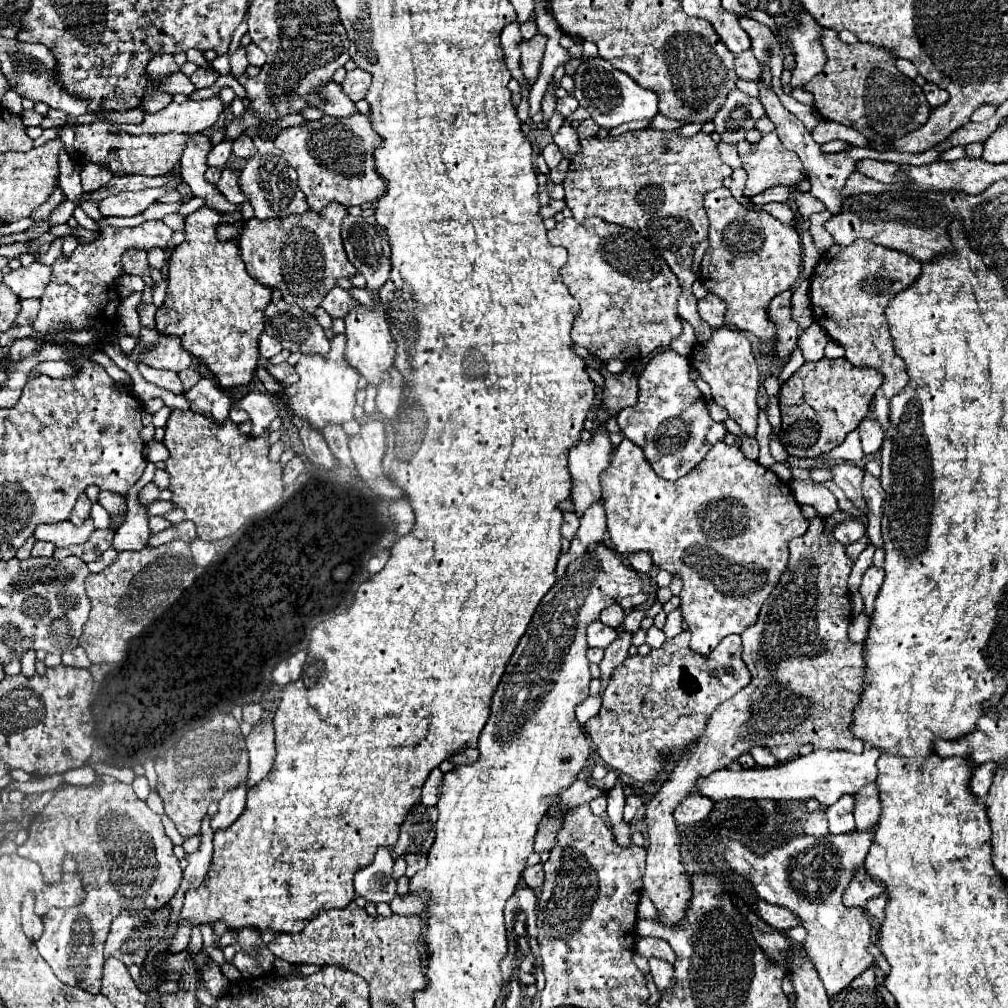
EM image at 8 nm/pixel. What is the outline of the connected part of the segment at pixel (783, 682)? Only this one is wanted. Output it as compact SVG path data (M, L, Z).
M837 509L833 515L815 515L809 521L809 529L805 535L795 537L789 543L789 563L787 569L781 575L781 581L773 589L773 593L767 597L759 619L755 625L745 629L741 635L743 639L743 661L747 669L751 671L751 683L743 687L735 697L719 705L715 713L711 715L711 721L707 723L707 729L703 731L703 737L691 749L687 749L673 771L669 773L667 781L661 785L661 789L655 793L655 797L647 803L647 833L649 833L649 847L647 847L647 869L643 875L643 893L653 901L657 907L657 917L661 923L675 927L685 917L685 909L689 909L691 901L691 887L687 883L687 875L683 869L683 843L679 839L679 831L673 821L673 809L679 805L683 797L695 791L695 781L699 775L709 775L717 769L725 769L731 761L735 761L739 755L749 753L751 747L763 745L767 747L779 763L795 759L799 749L807 743L811 743L815 749L841 749L851 753L861 753L865 749L863 741L855 739L851 733L851 721L855 705L859 703L861 691L863 691L863 645L855 645L847 637L847 629L851 625L851 601L849 601L849 589L847 579L853 567L853 559L845 555L845 545L839 543L833 537L833 529L847 521L851 513Z

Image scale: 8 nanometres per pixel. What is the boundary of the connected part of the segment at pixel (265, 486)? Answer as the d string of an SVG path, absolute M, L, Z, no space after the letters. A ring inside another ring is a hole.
M173 409L165 425L163 445L169 449L169 459L165 461L165 471L169 473L169 491L173 493L171 503L185 511L185 521L193 521L197 527L197 537L213 543L215 548L223 539L229 539L237 531L251 525L253 521L273 513L286 491L283 485L283 465L269 459L269 431L263 431L259 437L251 437L239 431L237 423L231 419L215 425L207 417L195 411Z

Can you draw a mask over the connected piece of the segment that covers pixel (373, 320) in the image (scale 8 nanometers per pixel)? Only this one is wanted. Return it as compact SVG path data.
M357 305L355 309L351 309L351 313L347 313L345 327L347 327L345 331L347 333L347 349L345 349L347 361L365 377L365 381L377 385L381 379L387 377L387 371L393 365L393 357L397 349L397 343L393 341L389 325L385 321L385 315L381 315L377 307L369 309L365 305Z

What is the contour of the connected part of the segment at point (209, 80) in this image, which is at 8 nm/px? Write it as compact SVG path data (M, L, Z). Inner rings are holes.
M197 67L197 71L191 75L191 81L195 81L197 89L203 89L203 87L211 87L215 81L217 81L219 73L211 67Z

